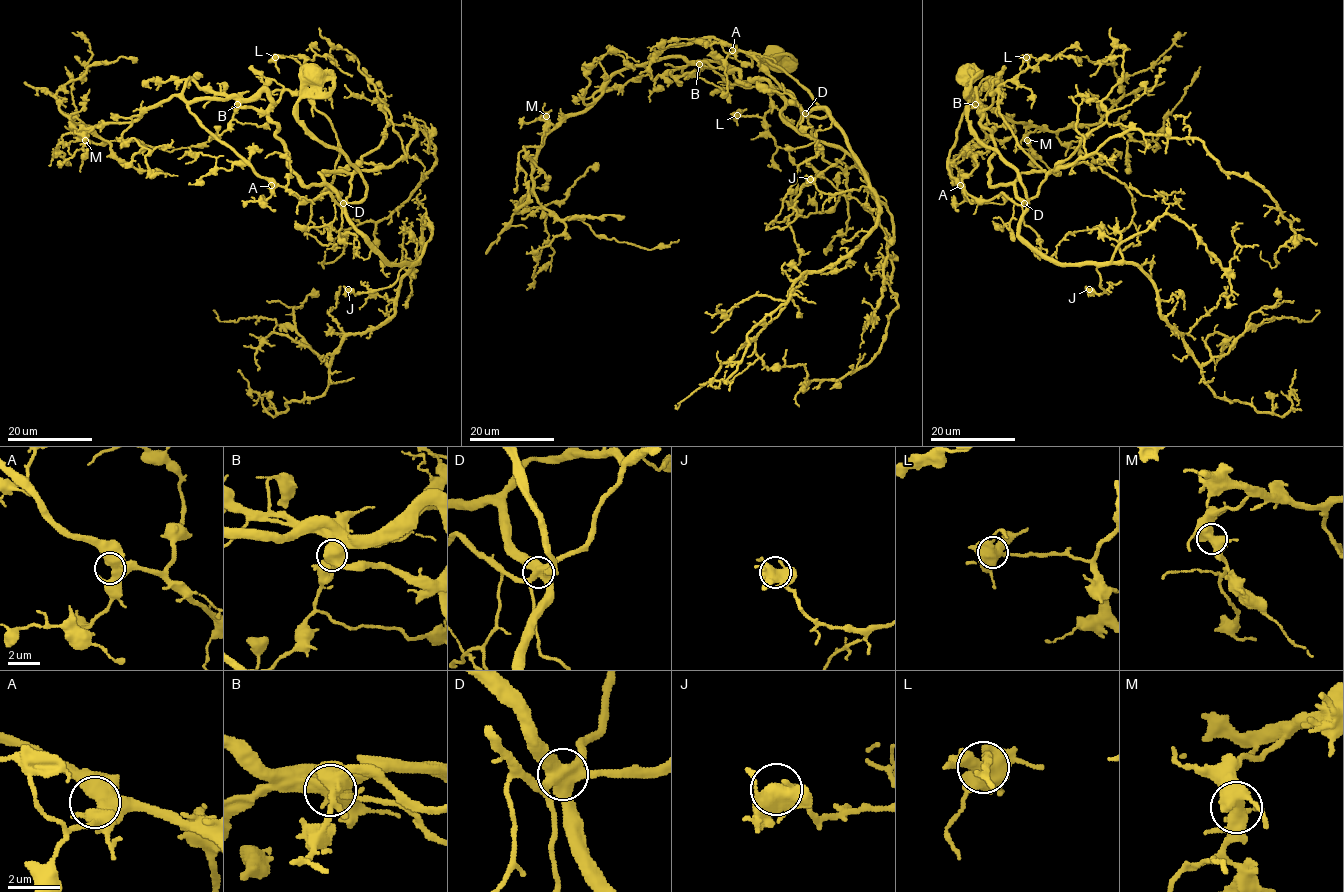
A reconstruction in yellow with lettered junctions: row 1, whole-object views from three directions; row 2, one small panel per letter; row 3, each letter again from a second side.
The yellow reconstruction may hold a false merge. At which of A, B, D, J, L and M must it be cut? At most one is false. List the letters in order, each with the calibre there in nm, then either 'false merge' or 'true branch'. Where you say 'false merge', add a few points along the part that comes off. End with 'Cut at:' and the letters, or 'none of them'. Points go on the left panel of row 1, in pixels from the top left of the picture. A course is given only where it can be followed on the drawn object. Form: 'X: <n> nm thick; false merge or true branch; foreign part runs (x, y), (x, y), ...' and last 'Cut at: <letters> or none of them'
A: 460 nm thick; true branch
B: 460 nm thick; true branch
D: 550 nm thick; true branch
J: 550 nm thick; true branch
L: 550 nm thick; true branch
M: 550 nm thick; true branch
Cut at: none of them

